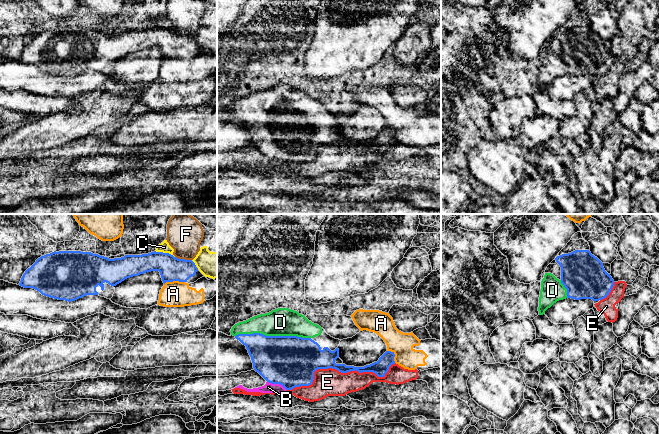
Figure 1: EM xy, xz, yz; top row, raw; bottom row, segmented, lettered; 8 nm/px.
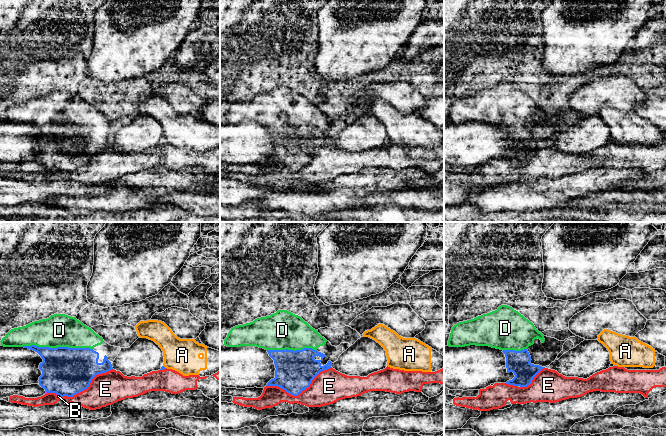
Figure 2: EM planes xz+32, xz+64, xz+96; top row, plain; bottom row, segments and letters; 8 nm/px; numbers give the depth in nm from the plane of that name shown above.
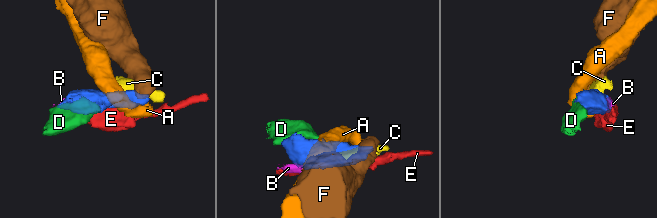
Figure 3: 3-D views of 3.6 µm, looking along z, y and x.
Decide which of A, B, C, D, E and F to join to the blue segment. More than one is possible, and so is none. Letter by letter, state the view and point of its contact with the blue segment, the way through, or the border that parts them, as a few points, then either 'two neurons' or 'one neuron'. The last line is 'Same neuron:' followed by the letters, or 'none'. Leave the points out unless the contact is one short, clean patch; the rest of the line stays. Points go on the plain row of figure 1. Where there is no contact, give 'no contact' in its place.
A: meets blue in xy at (174, 56); two neurons
B: meets blue in xz at (277, 159); border along xz (267, 157), (273, 160), (281, 160), (286, 165); two neurons
C: meets blue in xy at (165, 29); two neurons
D: meets blue in xz at (273, 112); one neuron
E: meets blue in xz at (338, 146); two neurons
F: meets blue in xy at (183, 35); border along xy (175, 32), (191, 36); two neurons
Same neuron: D

